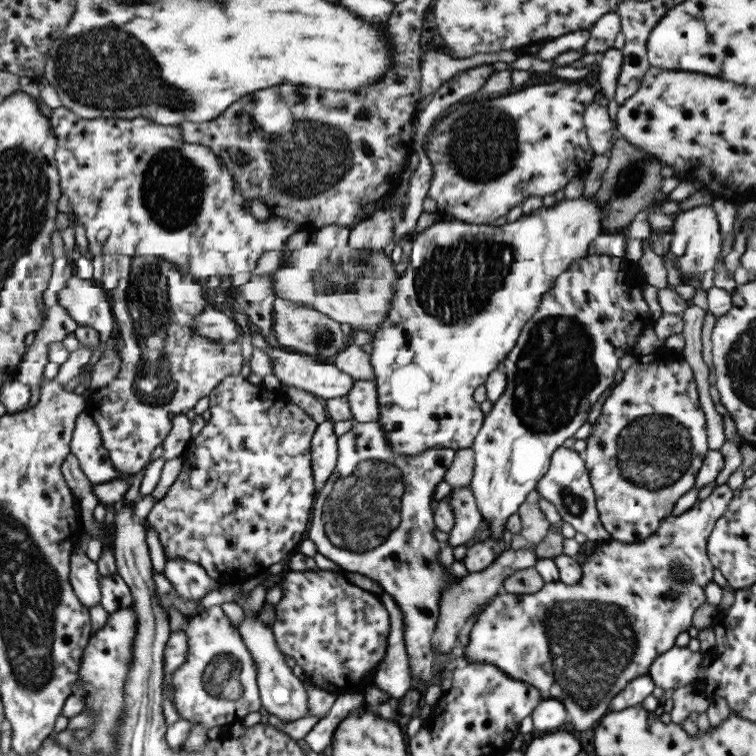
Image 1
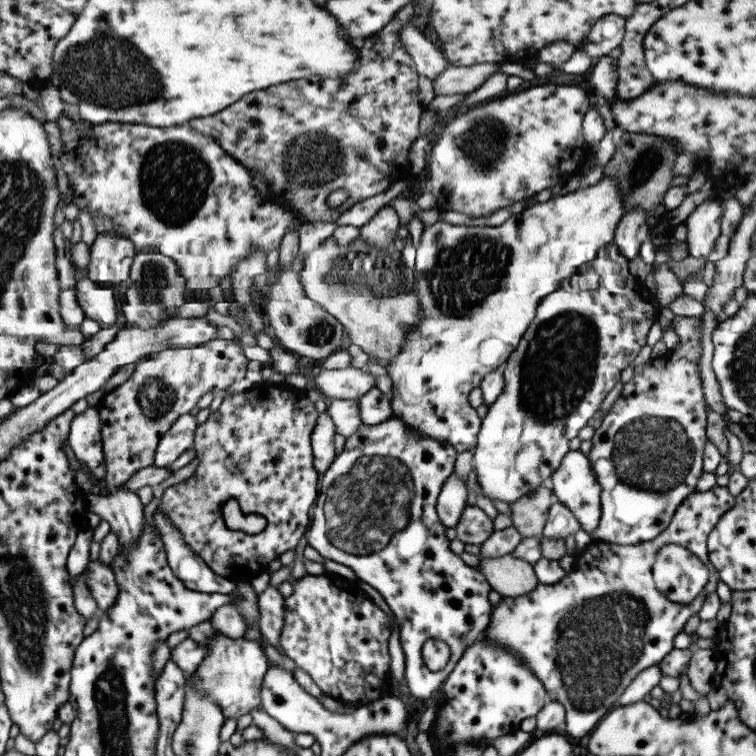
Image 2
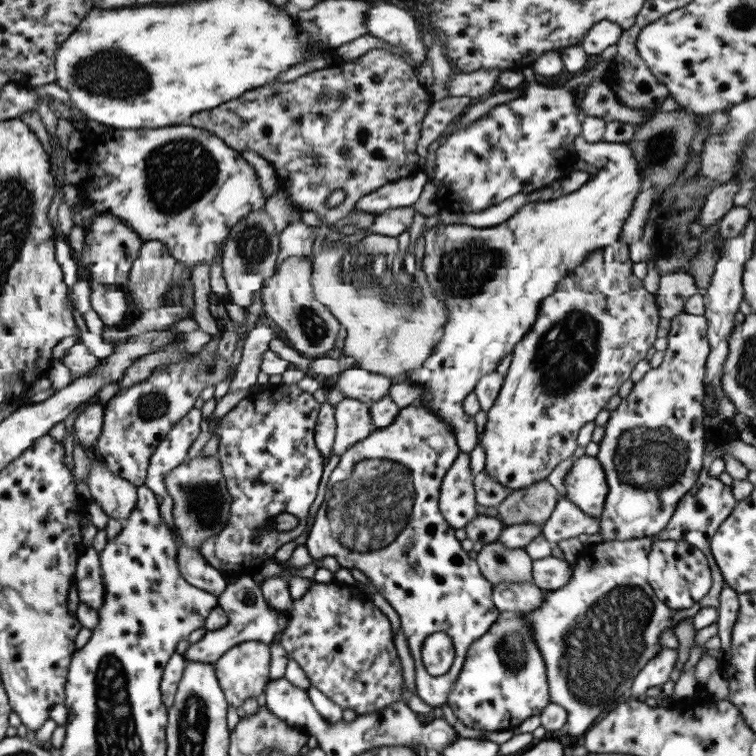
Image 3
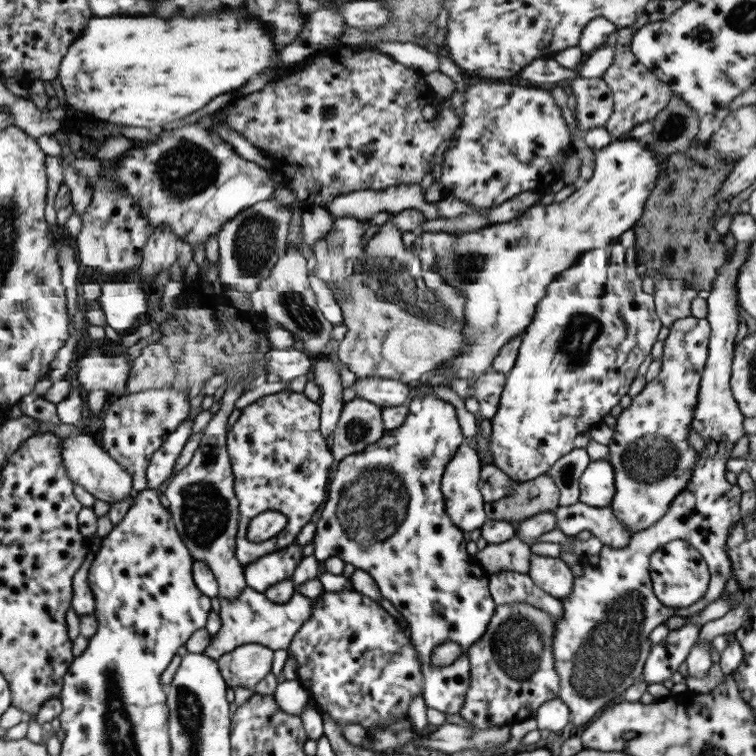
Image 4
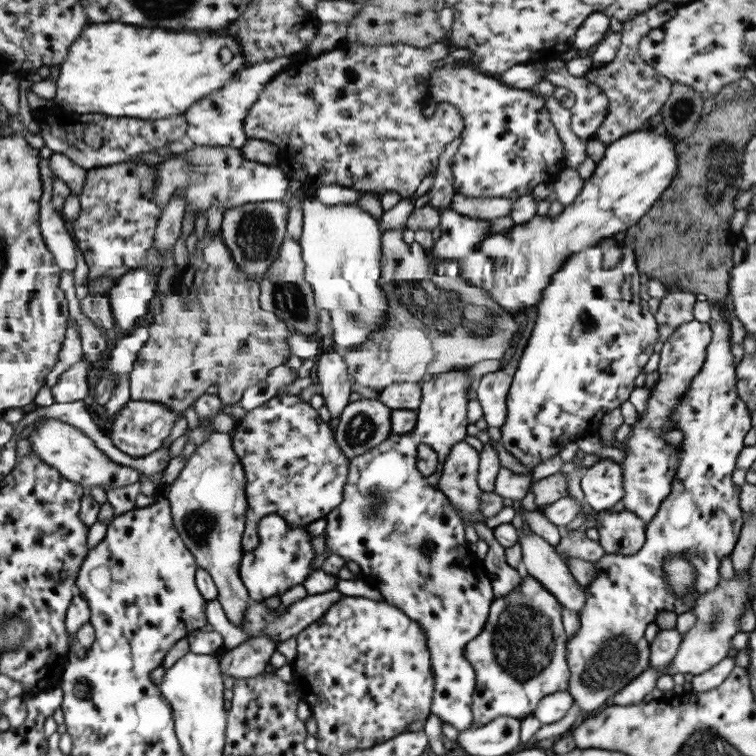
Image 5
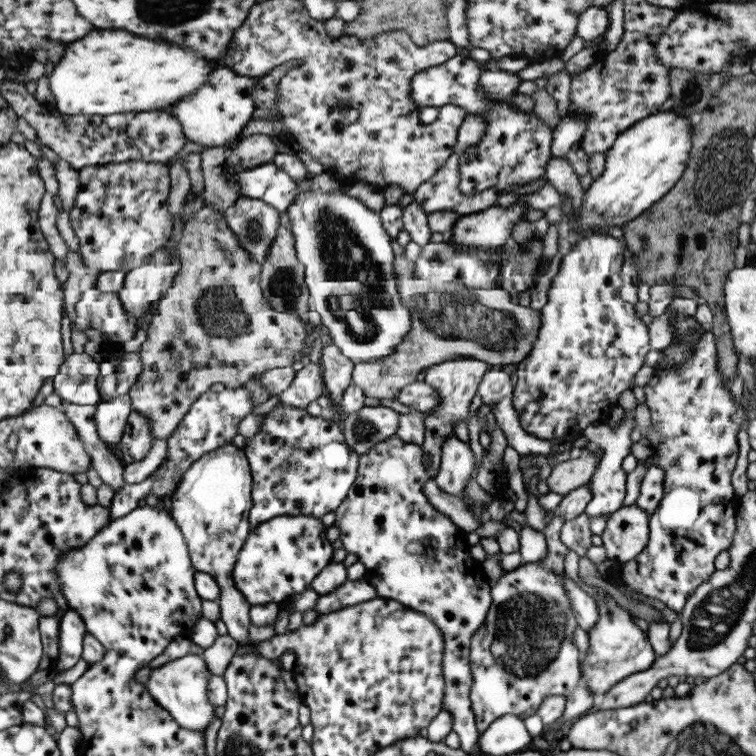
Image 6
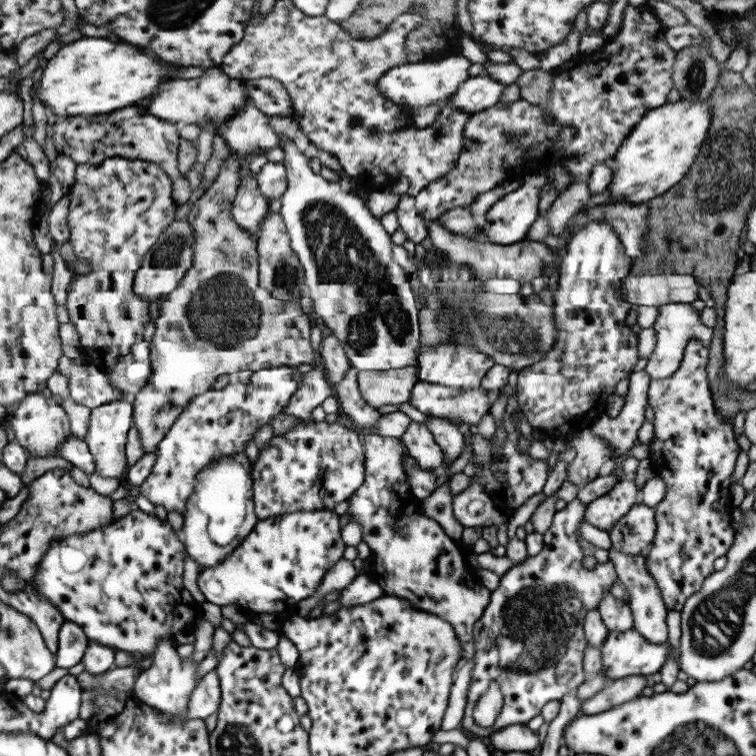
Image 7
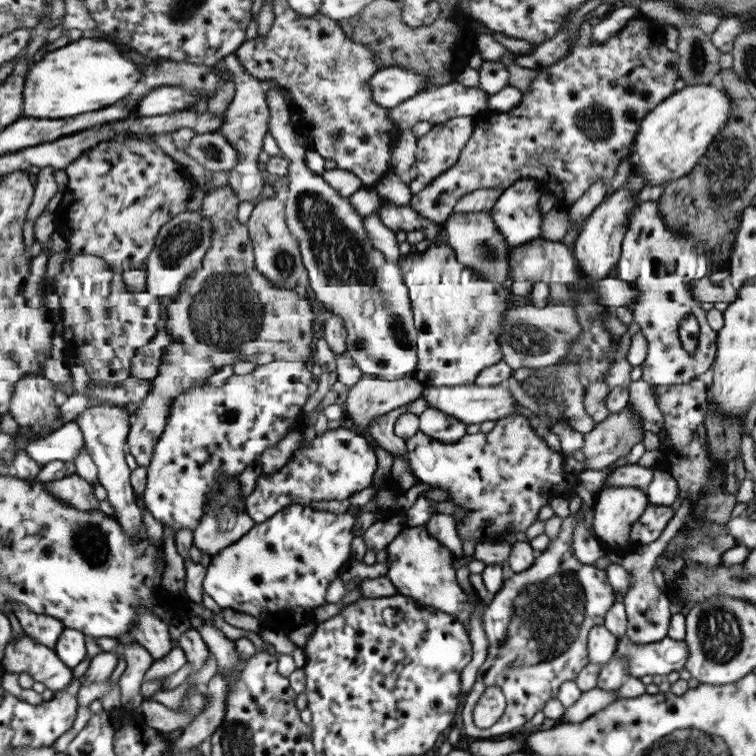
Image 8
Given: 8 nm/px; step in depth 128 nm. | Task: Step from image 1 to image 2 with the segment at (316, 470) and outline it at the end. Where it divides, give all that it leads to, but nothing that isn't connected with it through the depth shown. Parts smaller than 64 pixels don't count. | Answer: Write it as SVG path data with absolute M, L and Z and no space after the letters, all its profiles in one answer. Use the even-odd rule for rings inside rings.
M323 411L316 418L316 423L310 434L310 447L312 448L313 466L321 476L335 456L335 446L333 445L333 434L336 428L329 418L329 415Z

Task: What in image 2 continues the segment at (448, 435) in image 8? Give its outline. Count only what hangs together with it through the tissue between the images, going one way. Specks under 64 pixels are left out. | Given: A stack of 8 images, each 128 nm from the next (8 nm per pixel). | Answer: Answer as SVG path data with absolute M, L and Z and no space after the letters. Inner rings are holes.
M452 472L442 484L436 498L436 513L446 528L454 528L463 507L467 505L467 490L461 479Z

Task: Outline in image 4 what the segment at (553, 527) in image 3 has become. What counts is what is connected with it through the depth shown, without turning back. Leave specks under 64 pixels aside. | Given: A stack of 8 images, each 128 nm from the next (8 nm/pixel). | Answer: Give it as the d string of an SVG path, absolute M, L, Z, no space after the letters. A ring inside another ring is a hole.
M577 501L569 506L558 505L554 510L554 517L554 528L561 530L565 536L573 536L587 530L602 545L615 550L625 548L632 535L626 526L613 516L610 507L595 508Z

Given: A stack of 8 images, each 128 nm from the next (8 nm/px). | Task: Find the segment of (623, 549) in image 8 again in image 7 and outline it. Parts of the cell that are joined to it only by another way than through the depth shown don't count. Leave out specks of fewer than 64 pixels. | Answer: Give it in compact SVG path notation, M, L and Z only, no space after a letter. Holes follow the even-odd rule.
M622 467L615 469L612 473L620 476L615 484L605 493L599 495L595 500L588 502L584 508L584 520L599 530L609 532L611 526L633 506L635 502L635 483L633 475L622 475Z

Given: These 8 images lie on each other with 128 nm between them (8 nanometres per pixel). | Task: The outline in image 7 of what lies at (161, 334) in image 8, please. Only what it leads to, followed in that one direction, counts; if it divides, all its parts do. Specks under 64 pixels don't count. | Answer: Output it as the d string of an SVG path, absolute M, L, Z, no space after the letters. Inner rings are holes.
M142 341L131 347L105 375L108 383L122 392L124 399L132 404L135 394L146 383L149 374L149 343Z

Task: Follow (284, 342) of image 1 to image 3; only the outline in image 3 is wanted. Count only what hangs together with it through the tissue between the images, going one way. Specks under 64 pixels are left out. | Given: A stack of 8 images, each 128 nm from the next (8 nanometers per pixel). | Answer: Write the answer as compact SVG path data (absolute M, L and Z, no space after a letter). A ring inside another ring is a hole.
M303 257L278 261L274 273L261 289L262 315L270 320L275 332L291 349L307 358L319 358L333 348L338 320L314 297L310 283L311 265Z

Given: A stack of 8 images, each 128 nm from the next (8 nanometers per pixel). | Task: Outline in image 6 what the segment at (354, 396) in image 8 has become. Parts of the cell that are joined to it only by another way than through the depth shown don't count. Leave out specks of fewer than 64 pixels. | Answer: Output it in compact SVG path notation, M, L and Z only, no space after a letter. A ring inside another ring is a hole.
M395 239L390 240L393 274L396 278L399 298L401 304L409 311L410 321L409 330L397 344L397 348L393 348L393 354L382 356L379 360L369 362L358 362L352 365L350 374L350 382L357 385L364 396L369 398L394 398L394 396L405 385L411 384L420 378L426 368L441 364L446 360L453 360L460 356L461 358L474 358L492 366L506 365L511 366L523 360L533 342L535 342L537 331L540 325L540 311L531 309L528 306L518 305L513 302L507 292L502 288L472 288L458 283L453 286L455 290L451 292L451 283L437 284L435 286L425 286L425 280L419 280L413 276L413 261L409 261L403 253L403 246L400 246Z

